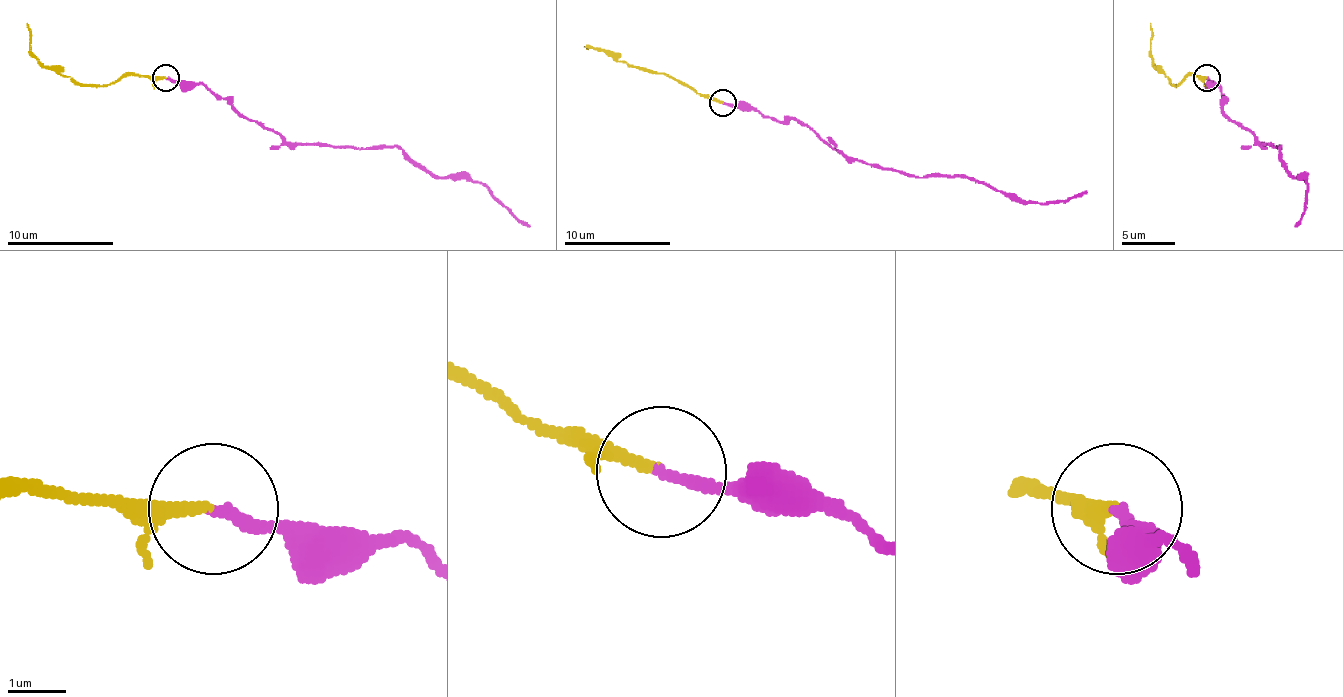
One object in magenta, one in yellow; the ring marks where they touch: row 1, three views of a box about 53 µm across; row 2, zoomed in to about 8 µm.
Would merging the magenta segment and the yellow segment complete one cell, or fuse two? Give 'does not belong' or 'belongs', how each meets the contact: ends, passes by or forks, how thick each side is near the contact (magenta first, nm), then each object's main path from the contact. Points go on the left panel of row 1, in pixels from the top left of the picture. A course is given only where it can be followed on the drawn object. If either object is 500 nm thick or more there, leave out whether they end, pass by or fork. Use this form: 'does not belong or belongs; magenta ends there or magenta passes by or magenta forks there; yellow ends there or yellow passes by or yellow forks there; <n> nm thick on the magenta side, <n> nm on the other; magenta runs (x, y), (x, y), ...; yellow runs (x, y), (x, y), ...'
does not belong; magenta ends there; yellow ends there; 200 nm thick on the magenta side, 190 nm on the other; magenta runs (165, 77), (202, 82), (291, 144), (400, 147), (438, 176), (480, 181), (529, 227); yellow runs (165, 77), (125, 74), (104, 85), (74, 82), (39, 61), (31, 50), (26, 24)

